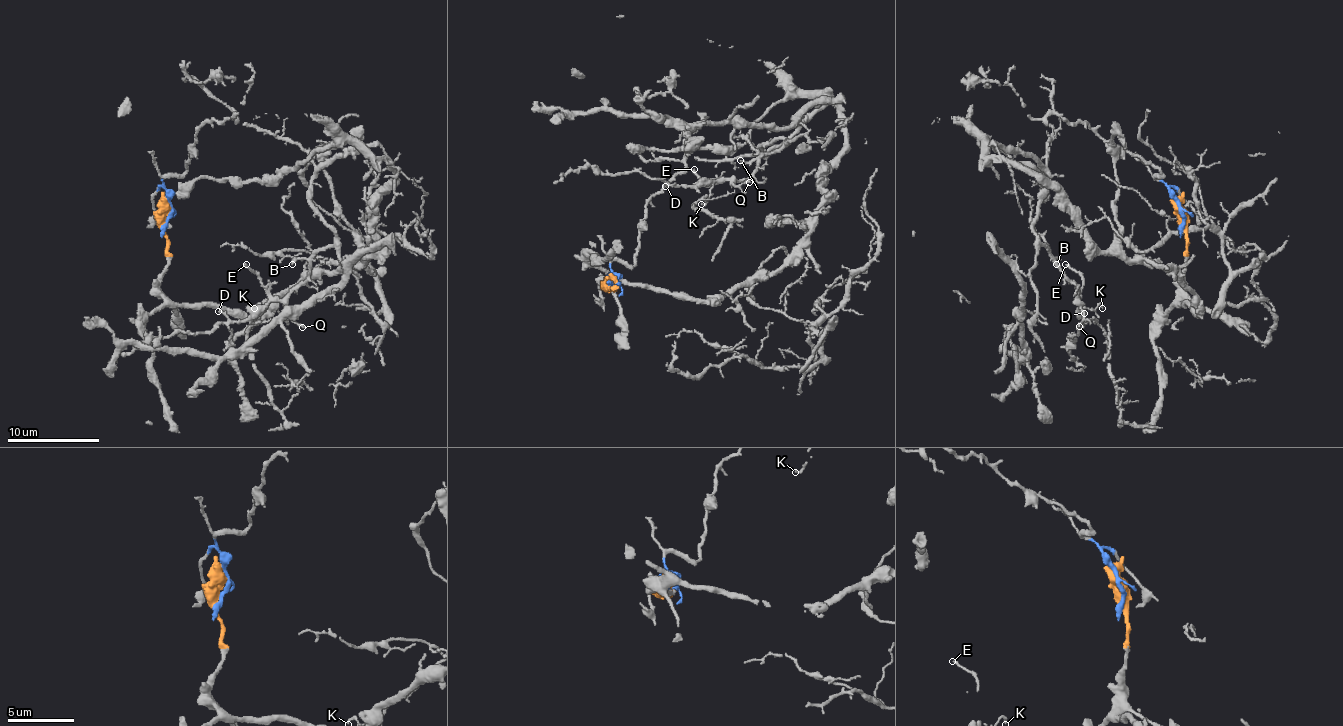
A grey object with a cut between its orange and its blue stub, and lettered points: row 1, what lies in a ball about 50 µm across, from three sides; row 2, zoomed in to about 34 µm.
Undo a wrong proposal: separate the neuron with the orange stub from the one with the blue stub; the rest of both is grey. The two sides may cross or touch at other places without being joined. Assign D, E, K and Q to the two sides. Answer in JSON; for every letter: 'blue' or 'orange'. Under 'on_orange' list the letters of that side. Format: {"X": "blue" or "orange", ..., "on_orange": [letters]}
{"D": "blue", "E": "blue", "K": "blue", "Q": "blue", "on_orange": []}

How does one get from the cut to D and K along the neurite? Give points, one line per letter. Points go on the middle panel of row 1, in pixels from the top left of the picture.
D: (616, 284), (610, 266), (633, 264), (638, 223), (687, 153), (762, 155), (782, 138), (741, 180), (665, 186)
K: (616, 284), (610, 266), (633, 264), (638, 223), (687, 153), (762, 155), (784, 140), (702, 205)

